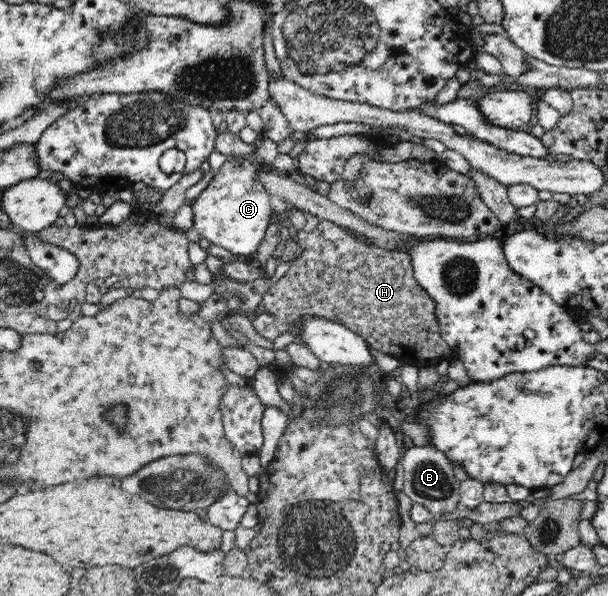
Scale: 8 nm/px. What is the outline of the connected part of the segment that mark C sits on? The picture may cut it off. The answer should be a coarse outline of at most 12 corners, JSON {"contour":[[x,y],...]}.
{"contour":[[230,156],[189,204],[201,237],[255,257],[274,215]]}

